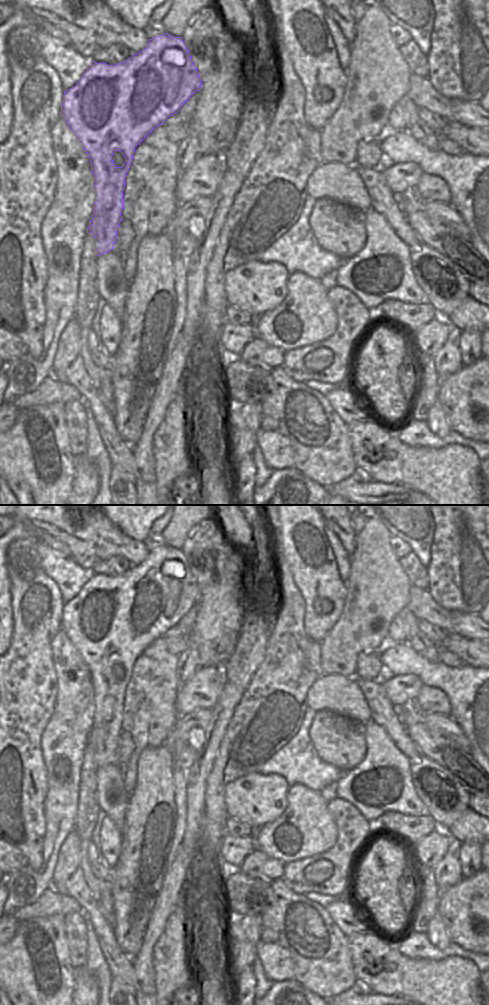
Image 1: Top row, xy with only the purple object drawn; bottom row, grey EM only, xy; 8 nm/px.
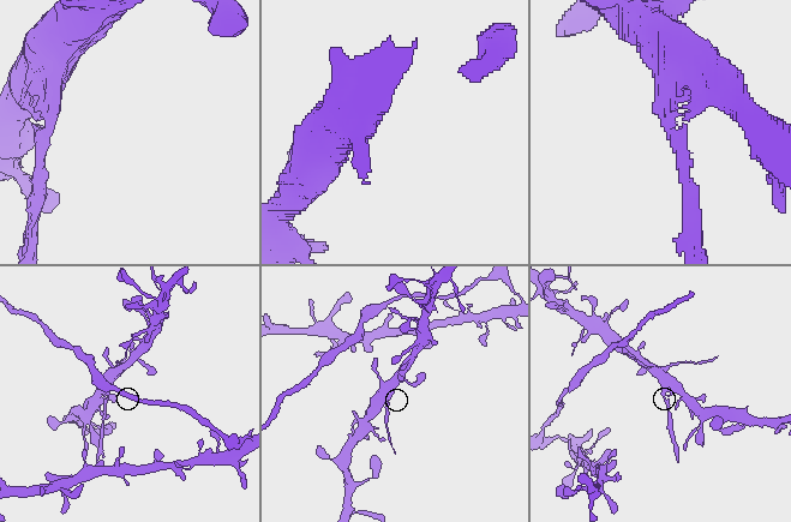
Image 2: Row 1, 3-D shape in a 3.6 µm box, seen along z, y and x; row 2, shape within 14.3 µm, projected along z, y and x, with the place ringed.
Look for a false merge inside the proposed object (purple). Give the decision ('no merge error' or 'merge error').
merge error

